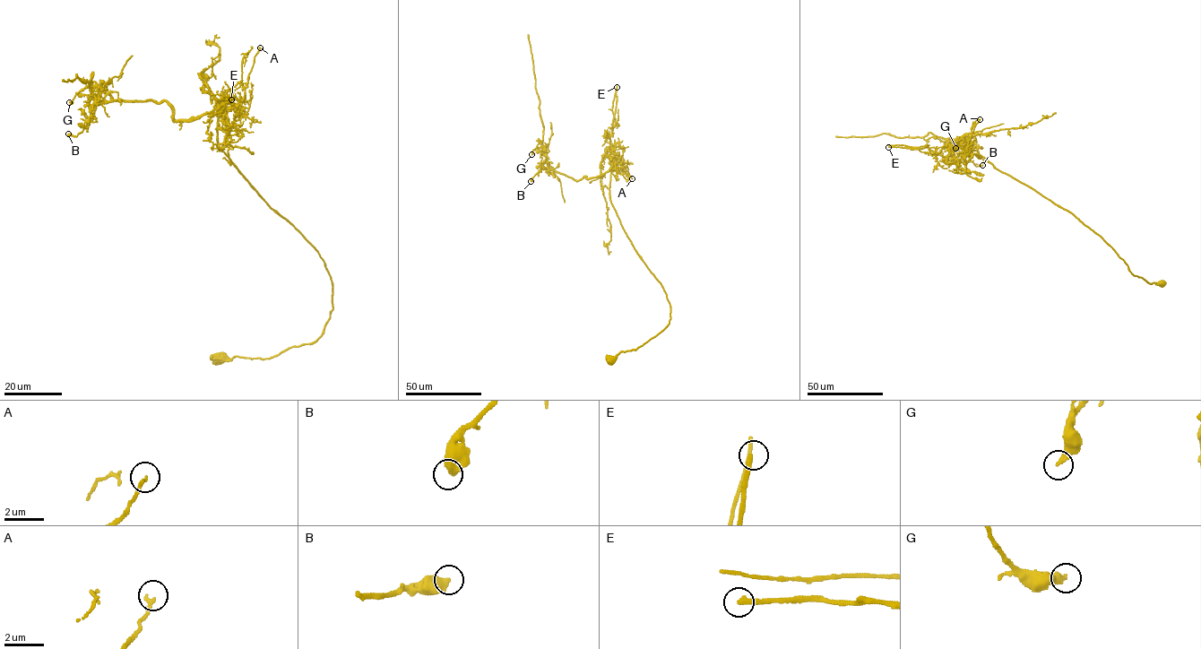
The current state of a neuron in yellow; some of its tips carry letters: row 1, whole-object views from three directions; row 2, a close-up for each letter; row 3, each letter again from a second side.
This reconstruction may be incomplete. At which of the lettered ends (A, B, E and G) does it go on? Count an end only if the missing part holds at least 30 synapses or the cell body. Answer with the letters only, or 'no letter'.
no letter

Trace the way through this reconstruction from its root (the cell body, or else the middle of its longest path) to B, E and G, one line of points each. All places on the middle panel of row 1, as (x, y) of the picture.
B: (611, 359), (657, 335), (670, 318), (663, 288), (611, 203), (611, 169), (575, 180), (545, 168), (531, 181)
E: (611, 359), (657, 335), (670, 318), (663, 288), (635, 249), (610, 198), (610, 136), (617, 87)
G: (611, 359), (669, 324), (667, 295), (611, 203), (611, 169), (575, 180), (543, 168), (541, 148), (531, 154)

